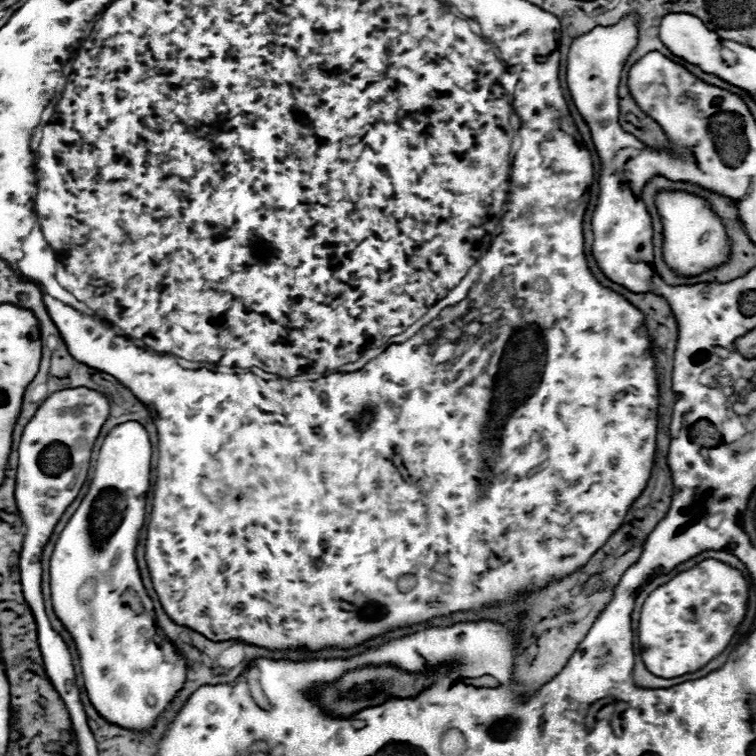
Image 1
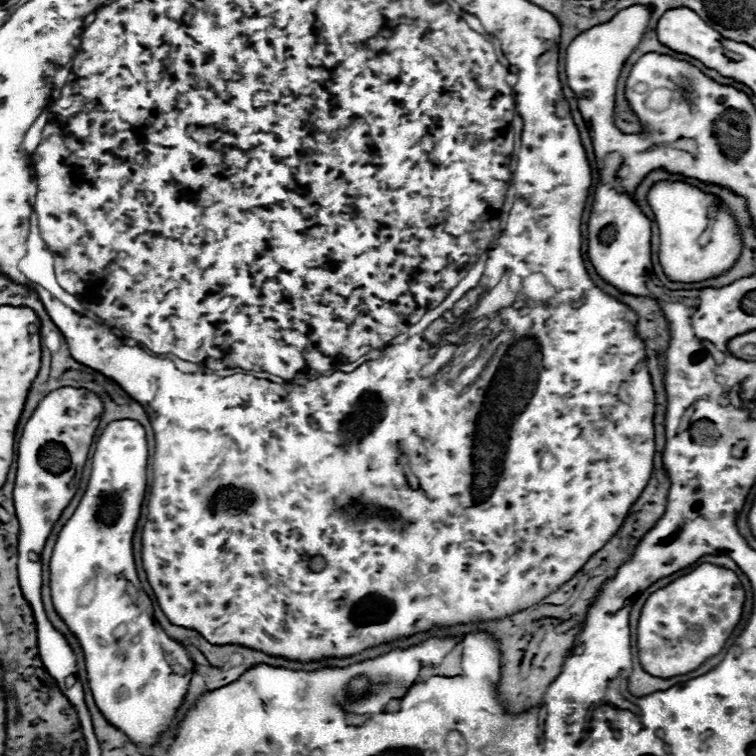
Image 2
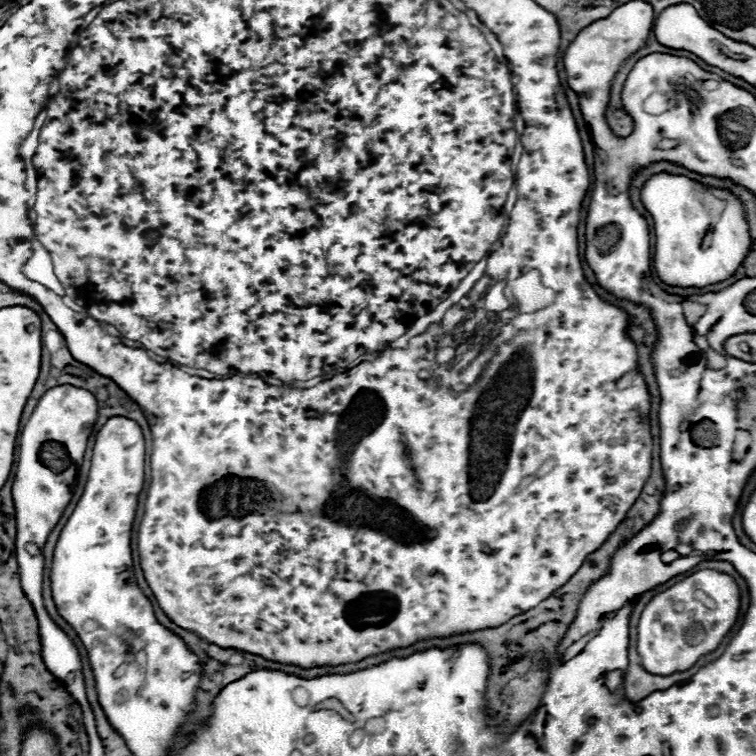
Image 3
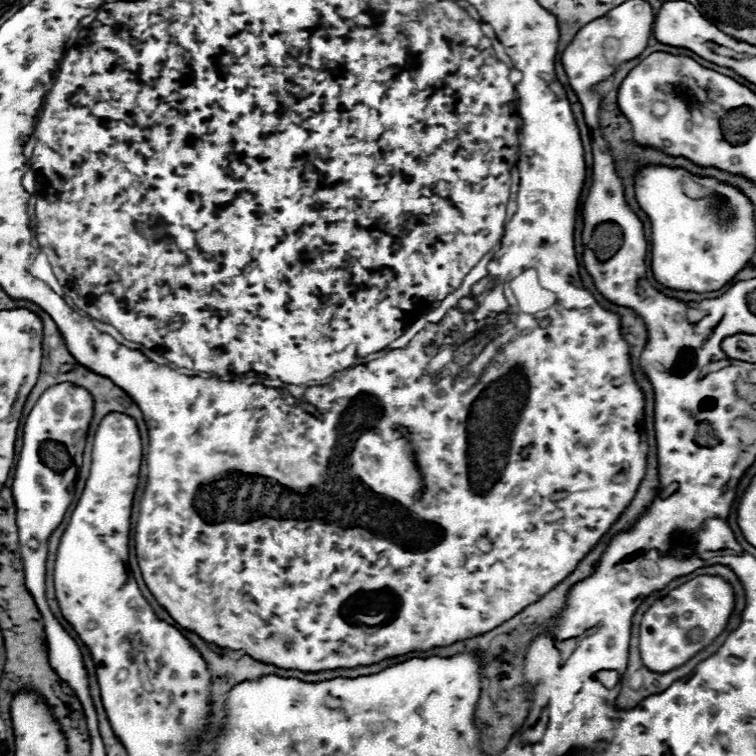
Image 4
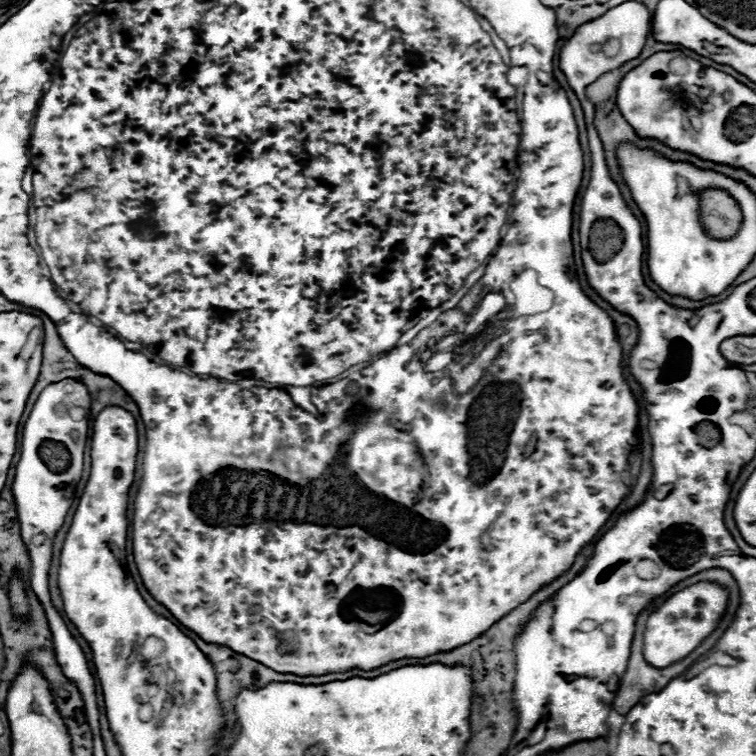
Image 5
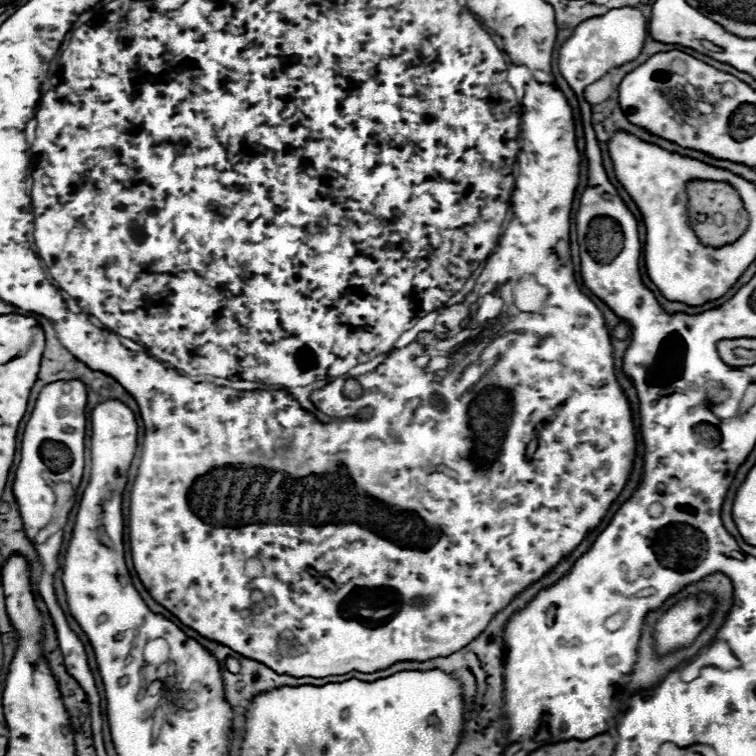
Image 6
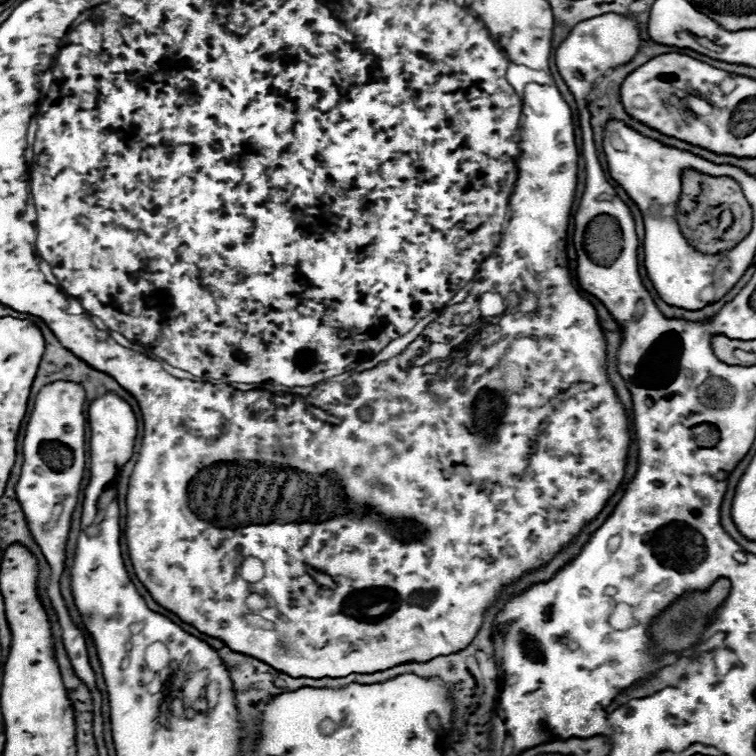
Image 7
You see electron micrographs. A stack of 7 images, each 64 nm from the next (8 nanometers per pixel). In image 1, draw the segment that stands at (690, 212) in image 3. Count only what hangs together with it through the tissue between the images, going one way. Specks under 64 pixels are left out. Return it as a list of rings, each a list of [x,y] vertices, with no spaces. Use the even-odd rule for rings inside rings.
[[[660,190],[656,192],[656,210],[664,228],[662,256],[670,270],[678,276],[698,276],[726,263],[730,256],[730,240],[726,226],[718,218],[708,202],[684,190]]]

